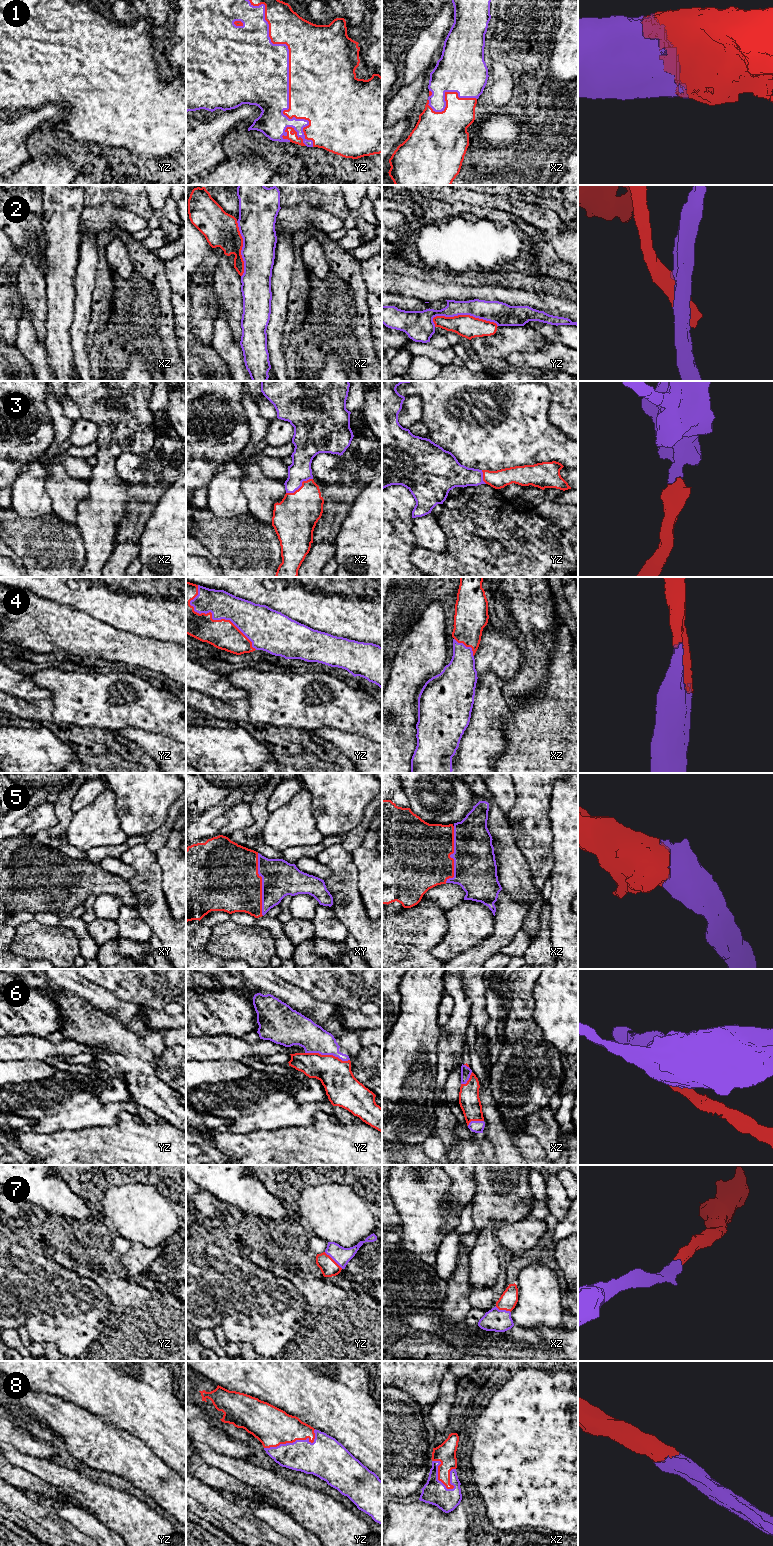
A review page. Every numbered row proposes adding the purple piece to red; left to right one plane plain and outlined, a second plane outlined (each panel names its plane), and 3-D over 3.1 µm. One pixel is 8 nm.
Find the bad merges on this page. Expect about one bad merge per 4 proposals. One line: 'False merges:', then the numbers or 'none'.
False merges: 2

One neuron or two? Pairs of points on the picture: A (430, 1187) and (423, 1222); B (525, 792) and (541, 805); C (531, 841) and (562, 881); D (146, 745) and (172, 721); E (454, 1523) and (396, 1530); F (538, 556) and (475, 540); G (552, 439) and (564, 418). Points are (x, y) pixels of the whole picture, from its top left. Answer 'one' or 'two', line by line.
A: one
B: one
C: two
D: two
E: one
F: one
G: two

